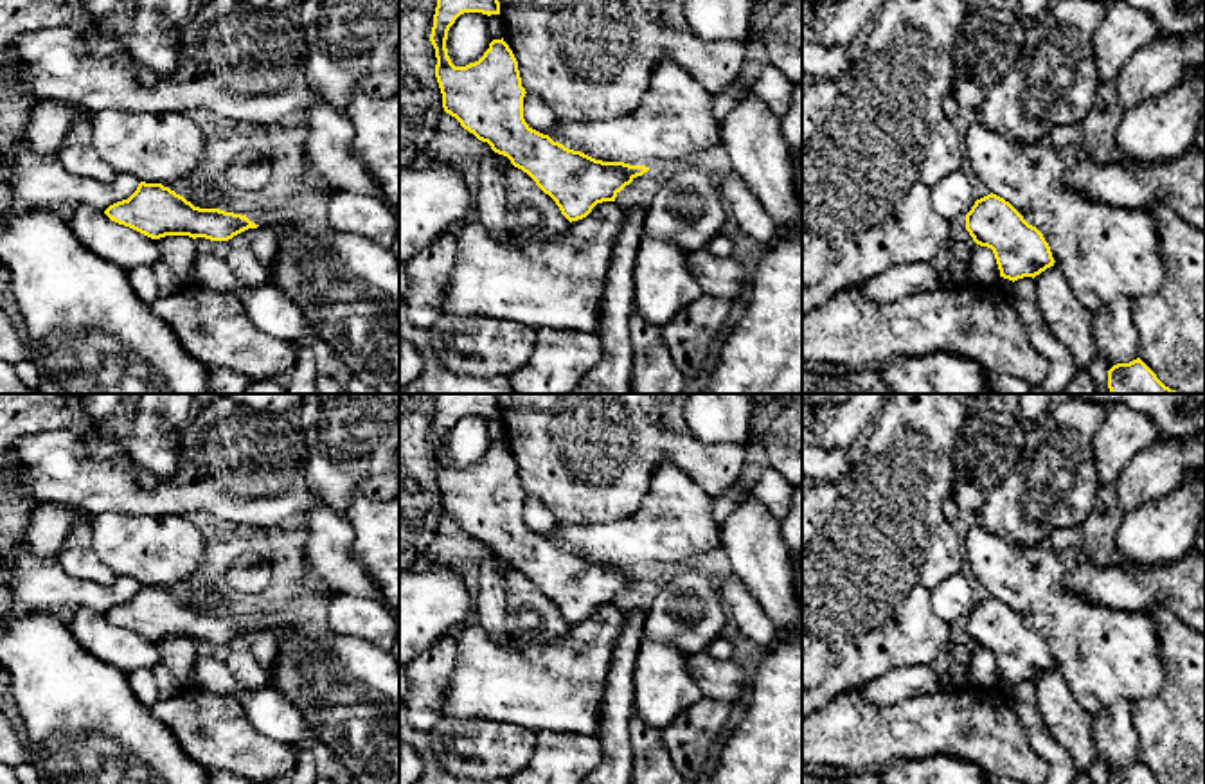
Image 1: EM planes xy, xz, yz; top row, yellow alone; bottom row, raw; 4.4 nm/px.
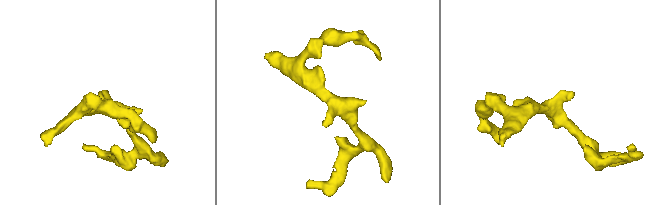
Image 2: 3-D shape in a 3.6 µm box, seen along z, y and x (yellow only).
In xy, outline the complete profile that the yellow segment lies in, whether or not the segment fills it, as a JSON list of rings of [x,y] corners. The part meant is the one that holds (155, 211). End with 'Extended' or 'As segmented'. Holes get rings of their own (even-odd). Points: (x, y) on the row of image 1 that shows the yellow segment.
[[[140,182],[128,200],[110,205],[104,214],[112,221],[129,227],[151,239],[189,236],[192,239],[228,241],[252,228],[250,250],[268,273],[273,268],[279,248],[279,234],[273,227],[259,227],[241,214],[194,207],[162,183]]]. Extended

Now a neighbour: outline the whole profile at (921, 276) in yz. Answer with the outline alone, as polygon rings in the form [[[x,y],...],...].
[[[930,261],[896,264],[860,282],[860,291],[874,302],[896,302],[905,295],[932,291],[942,286],[942,270]]]

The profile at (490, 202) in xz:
[[[491,149],[478,158],[480,182],[475,196],[478,223],[496,239],[509,241],[505,225],[505,173],[507,167],[496,164],[496,153]]]

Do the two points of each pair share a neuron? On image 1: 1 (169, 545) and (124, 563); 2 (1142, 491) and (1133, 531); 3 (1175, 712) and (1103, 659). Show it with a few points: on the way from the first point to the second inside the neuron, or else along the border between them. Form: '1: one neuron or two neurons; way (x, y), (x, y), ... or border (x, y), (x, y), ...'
1: one neuron; way (159, 545), (144, 545), (135, 552)
2: two neurons; border (1177, 486), (1128, 513)
3: two neurons; border (1162, 655), (1164, 686), (1133, 703)

